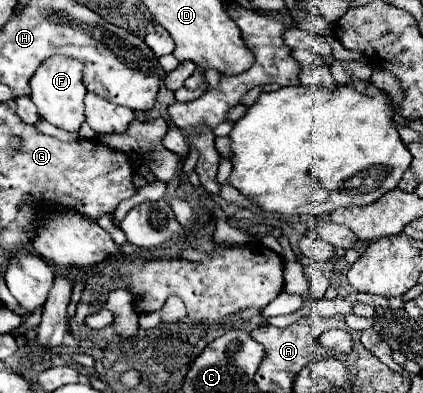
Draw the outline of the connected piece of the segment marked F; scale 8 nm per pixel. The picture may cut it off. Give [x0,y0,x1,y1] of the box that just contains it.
[30,56,84,130]

